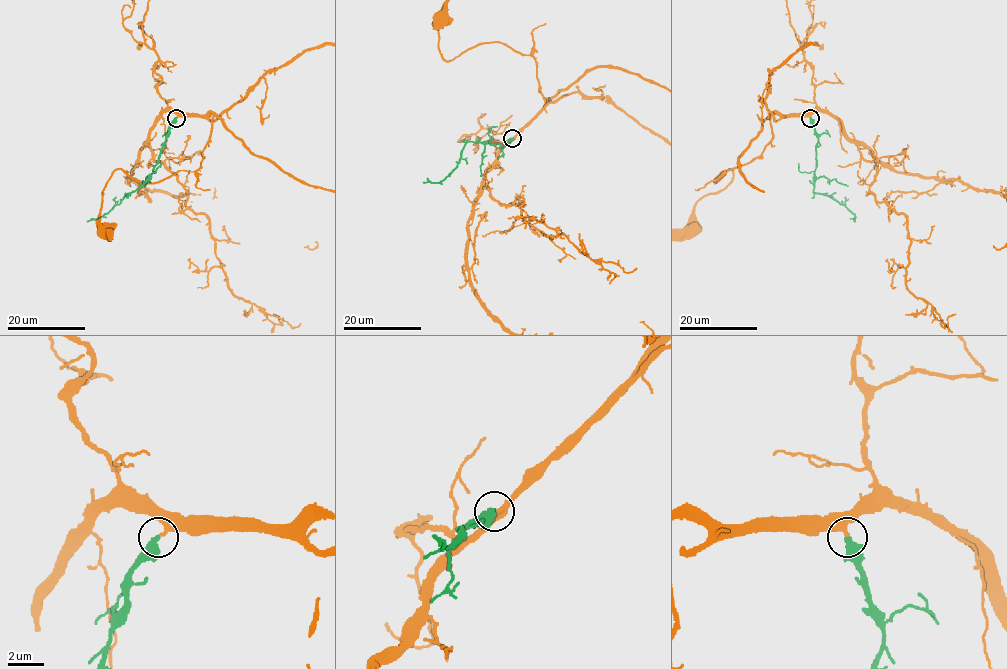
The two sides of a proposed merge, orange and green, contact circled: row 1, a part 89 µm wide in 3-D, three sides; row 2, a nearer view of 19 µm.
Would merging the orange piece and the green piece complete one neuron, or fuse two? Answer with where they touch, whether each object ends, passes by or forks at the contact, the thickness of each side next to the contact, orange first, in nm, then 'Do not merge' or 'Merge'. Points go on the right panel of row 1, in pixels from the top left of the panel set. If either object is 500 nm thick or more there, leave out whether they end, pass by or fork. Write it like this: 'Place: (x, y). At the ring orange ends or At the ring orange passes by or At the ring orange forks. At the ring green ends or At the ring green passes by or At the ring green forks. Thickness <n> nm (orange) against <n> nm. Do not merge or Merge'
Place: (810, 118). At the ring orange ends. At the ring green ends. Thickness 280 nm (orange) against 480 nm. Merge

